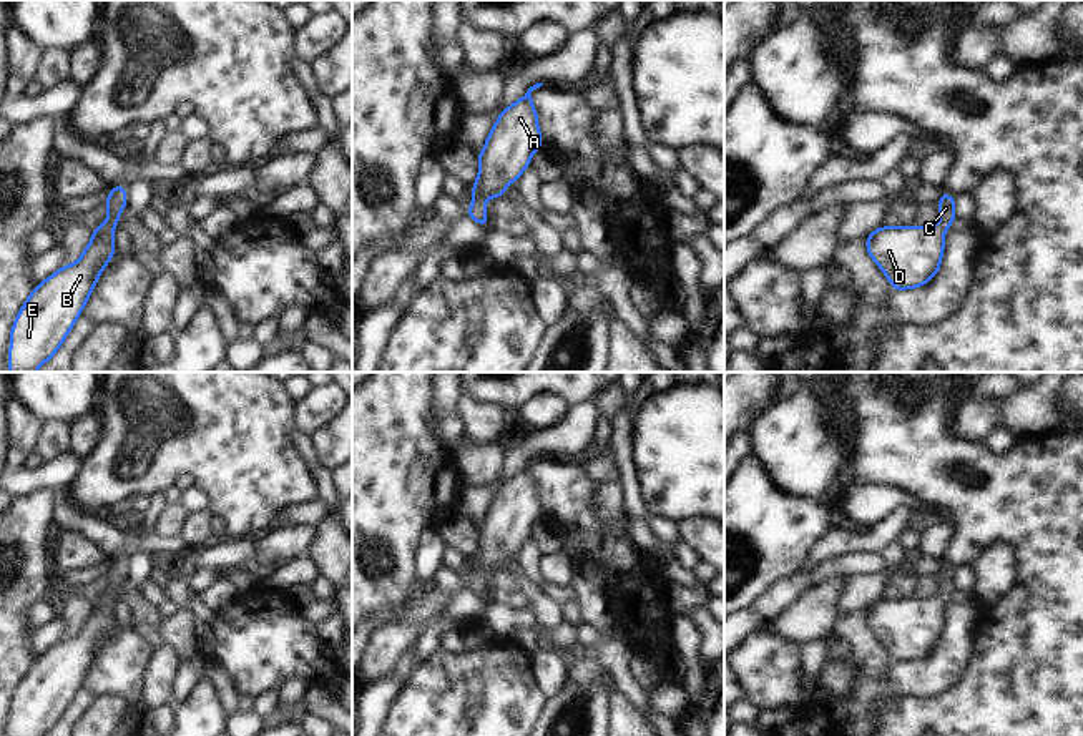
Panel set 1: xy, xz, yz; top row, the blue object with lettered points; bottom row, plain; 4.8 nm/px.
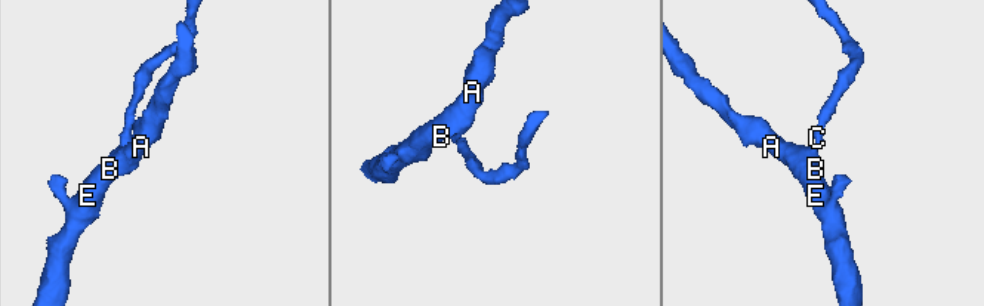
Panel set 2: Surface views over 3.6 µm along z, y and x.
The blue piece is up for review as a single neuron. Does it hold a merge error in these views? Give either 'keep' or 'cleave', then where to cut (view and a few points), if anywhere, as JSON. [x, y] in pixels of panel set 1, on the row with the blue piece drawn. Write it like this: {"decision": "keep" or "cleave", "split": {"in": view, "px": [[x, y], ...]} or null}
{"decision": "keep", "split": null}

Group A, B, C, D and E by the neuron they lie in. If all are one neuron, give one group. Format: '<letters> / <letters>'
A B C D E

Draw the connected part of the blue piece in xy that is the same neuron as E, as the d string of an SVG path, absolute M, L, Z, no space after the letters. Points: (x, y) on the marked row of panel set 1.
M126 186L110 188L106 221L75 264L61 266L40 282L18 311L10 332L10 372L35 372L60 349L81 314L116 246L111 233L126 208Z

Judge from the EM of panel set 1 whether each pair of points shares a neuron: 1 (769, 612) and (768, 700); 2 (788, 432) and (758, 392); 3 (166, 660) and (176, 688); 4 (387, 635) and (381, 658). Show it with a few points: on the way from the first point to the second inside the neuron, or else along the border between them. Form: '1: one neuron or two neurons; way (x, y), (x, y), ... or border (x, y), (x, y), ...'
1: two neurons; border (769, 625), (753, 632), (741, 643)
2: two neurons; border (766, 407), (751, 432)
3: two neurons; border (163, 643), (176, 658), (176, 672), (166, 703)
4: one neuron; way (387, 640), (382, 653)

